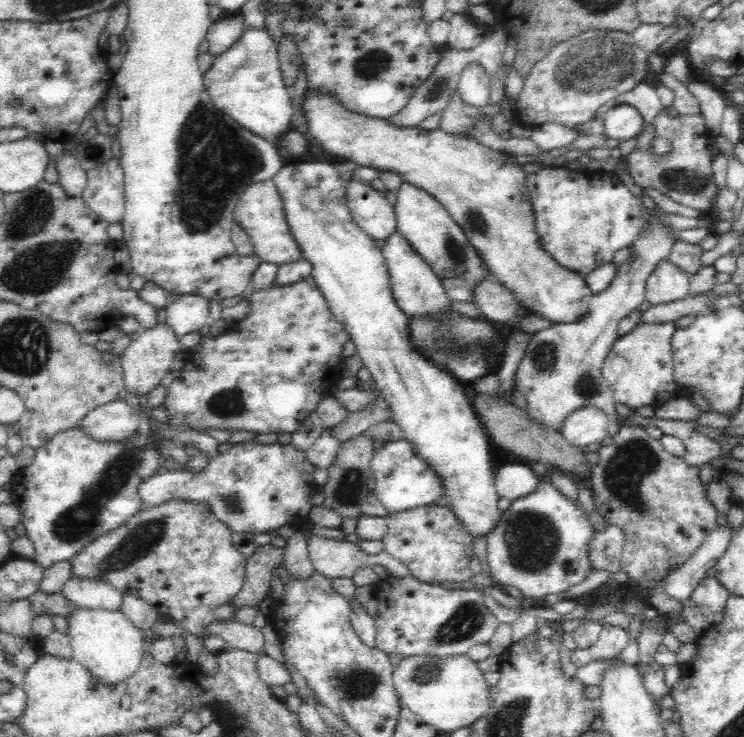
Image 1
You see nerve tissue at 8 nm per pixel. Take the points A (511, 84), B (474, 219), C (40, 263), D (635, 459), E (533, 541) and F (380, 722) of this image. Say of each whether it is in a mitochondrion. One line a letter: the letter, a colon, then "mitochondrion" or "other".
A: other
B: mitochondrion
C: mitochondrion
D: mitochondrion
E: mitochondrion
F: mitochondrion

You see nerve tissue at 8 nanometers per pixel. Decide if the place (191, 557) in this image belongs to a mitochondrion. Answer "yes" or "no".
no

